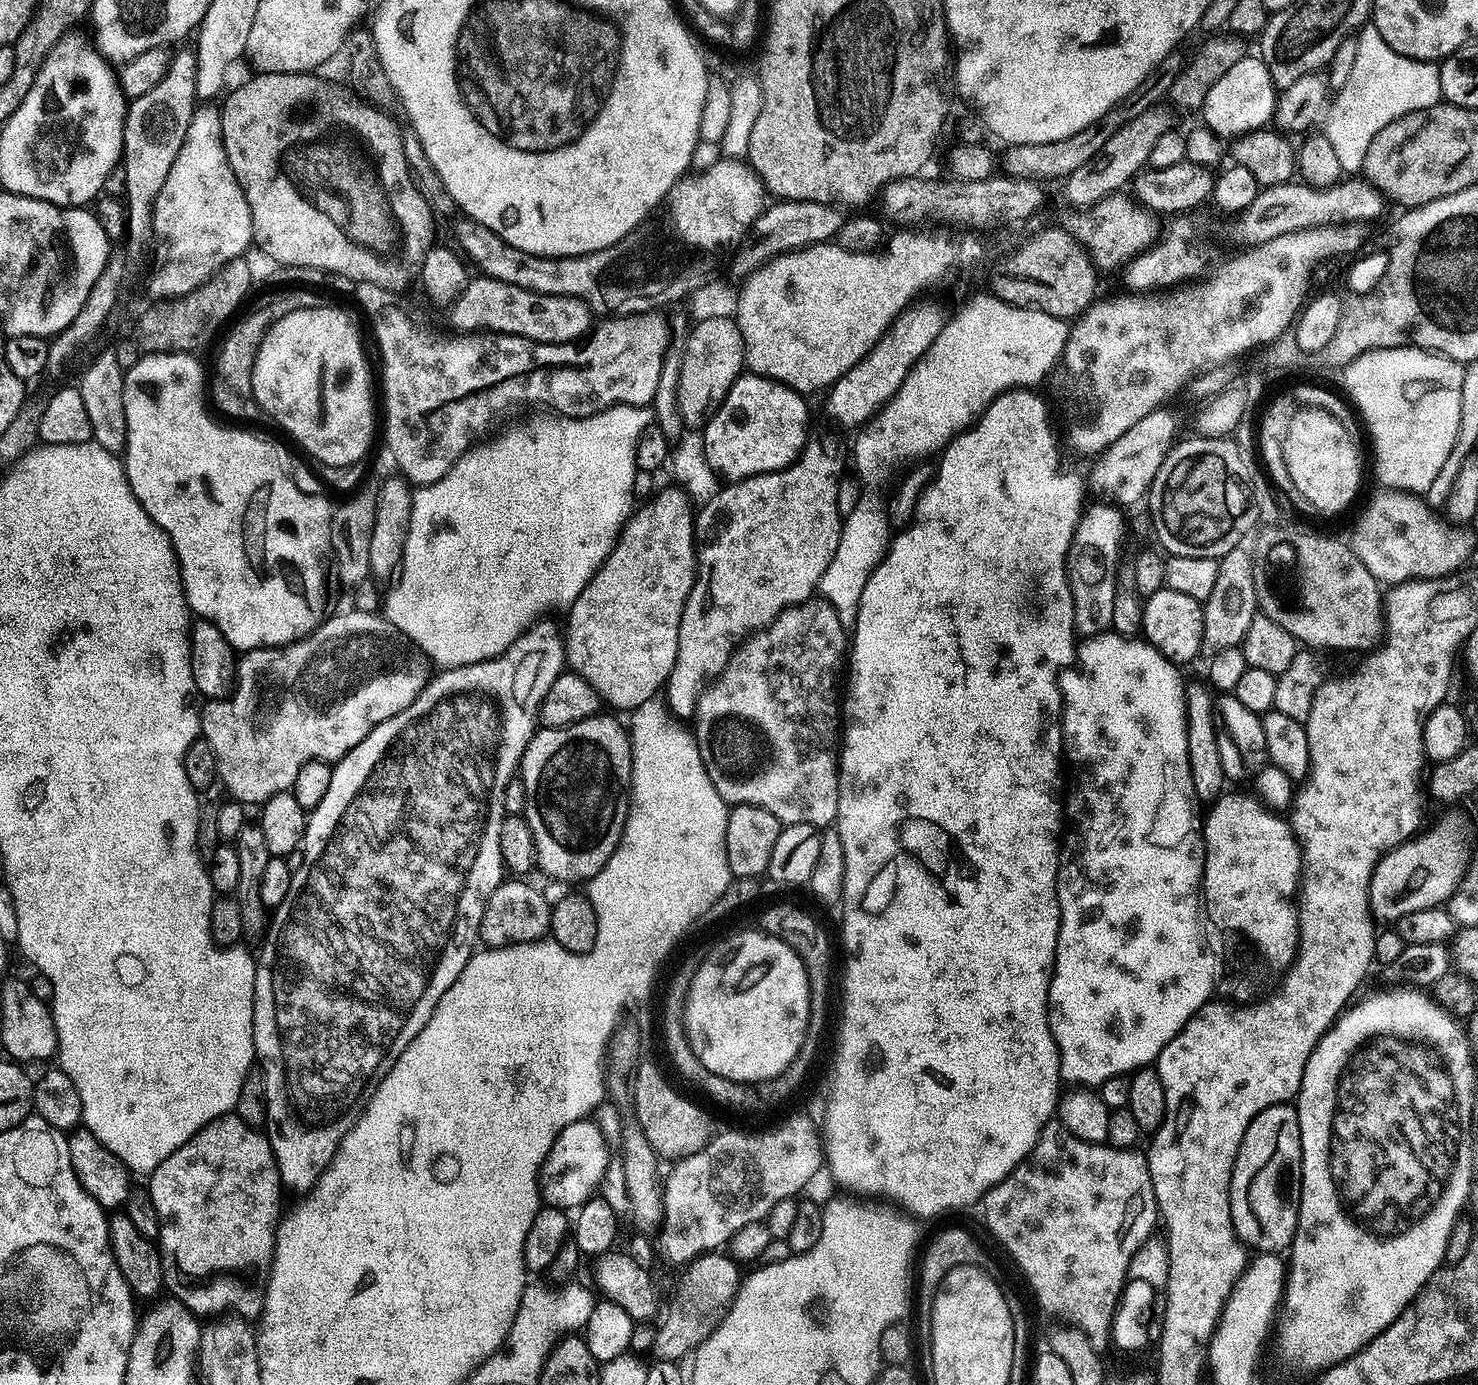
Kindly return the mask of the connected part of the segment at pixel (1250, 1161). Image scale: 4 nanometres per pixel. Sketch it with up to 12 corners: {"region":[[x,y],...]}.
{"region":[[1291,1103],[1250,1122],[1230,1178],[1249,1249],[1280,1254],[1298,1226],[1302,1138]]}

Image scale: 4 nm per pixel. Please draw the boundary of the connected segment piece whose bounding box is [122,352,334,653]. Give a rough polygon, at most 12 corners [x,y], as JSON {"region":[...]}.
{"region":[[195,355],[124,373],[122,463],[230,646],[326,619],[333,505],[208,417]]}

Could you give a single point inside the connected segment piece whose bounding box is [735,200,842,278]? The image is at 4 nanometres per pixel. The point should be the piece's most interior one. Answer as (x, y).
(787, 227)

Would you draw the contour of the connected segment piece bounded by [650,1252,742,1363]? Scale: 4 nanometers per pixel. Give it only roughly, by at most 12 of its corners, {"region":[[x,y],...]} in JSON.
{"region":[[722,1252],[685,1270],[650,1351],[675,1363],[723,1319],[742,1279]]}

